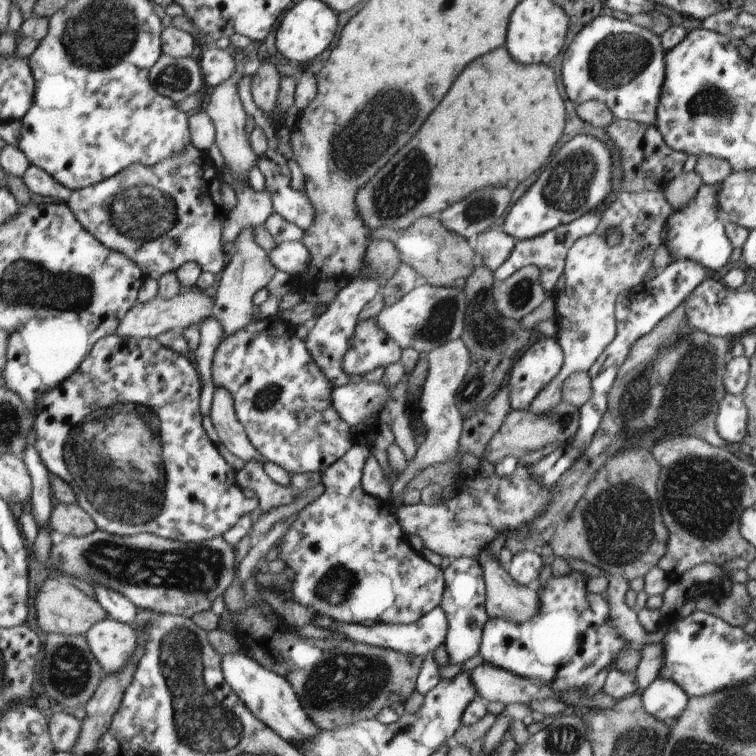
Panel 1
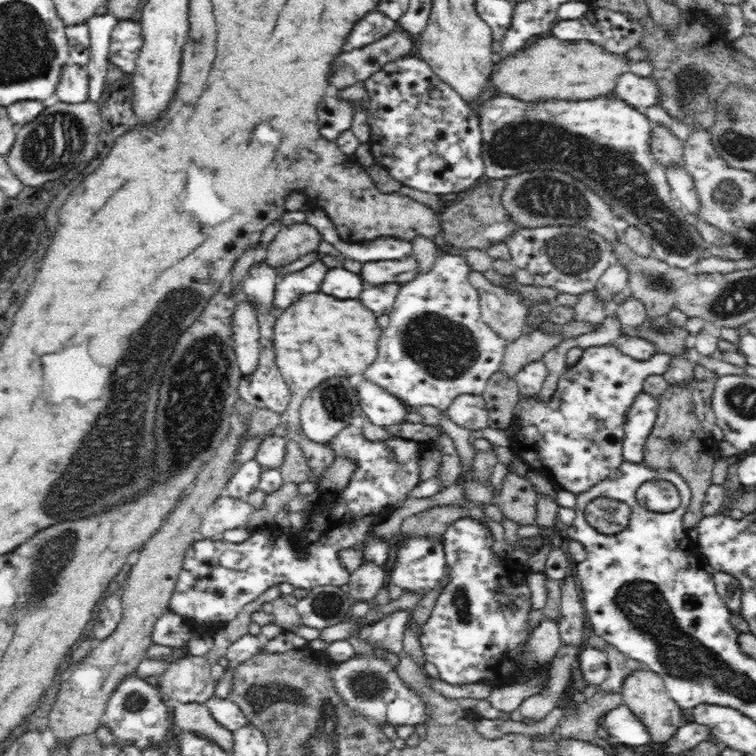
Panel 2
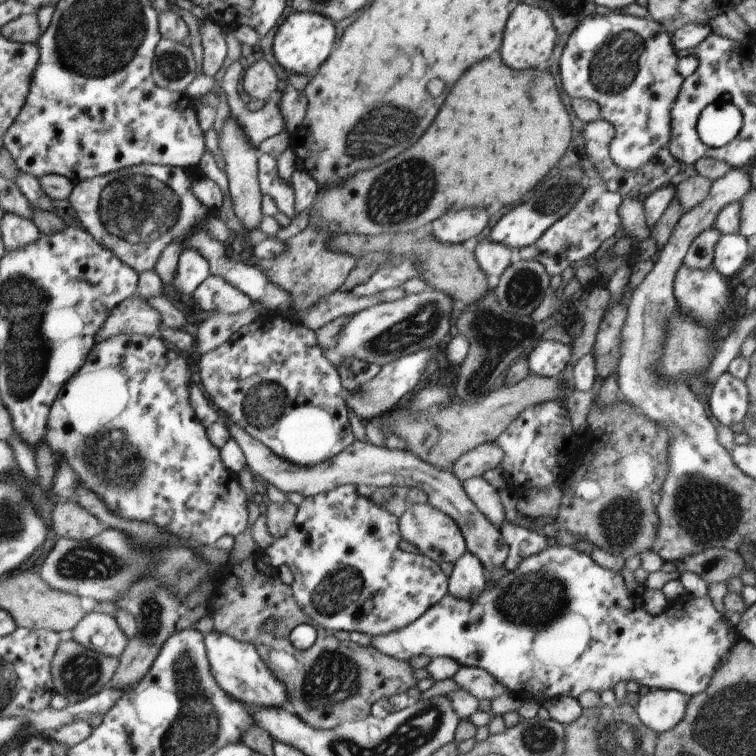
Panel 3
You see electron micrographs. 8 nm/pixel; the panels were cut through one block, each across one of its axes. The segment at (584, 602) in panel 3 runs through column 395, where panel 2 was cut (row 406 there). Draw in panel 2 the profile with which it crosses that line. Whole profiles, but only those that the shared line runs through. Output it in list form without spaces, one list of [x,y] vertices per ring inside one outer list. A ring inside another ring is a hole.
[[[644,391],[636,396],[625,416],[623,459],[632,464],[642,463],[644,447],[657,419],[658,400]]]

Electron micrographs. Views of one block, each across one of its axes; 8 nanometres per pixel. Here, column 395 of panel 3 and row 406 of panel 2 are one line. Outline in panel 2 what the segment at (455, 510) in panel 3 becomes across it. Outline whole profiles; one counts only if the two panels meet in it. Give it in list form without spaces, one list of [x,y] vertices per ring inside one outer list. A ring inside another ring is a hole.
[[[461,394],[447,408],[447,414],[452,422],[478,431],[488,427],[488,411],[483,395]]]

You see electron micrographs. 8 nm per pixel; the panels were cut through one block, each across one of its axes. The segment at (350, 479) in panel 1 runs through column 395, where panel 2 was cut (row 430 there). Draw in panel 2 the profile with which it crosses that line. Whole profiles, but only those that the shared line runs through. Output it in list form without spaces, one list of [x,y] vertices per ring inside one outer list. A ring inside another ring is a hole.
[[[606,344],[602,346],[591,346],[583,349],[583,354],[579,361],[572,367],[568,367],[566,371],[560,375],[560,382],[558,382],[558,390],[552,394],[552,398],[548,402],[540,400],[540,398],[522,398],[518,402],[518,406],[515,406],[514,416],[515,421],[511,429],[515,429],[513,433],[508,433],[509,446],[505,453],[513,453],[516,456],[520,456],[528,466],[534,468],[534,470],[540,470],[543,474],[548,474],[552,478],[552,482],[556,486],[562,486],[564,491],[571,493],[572,497],[576,495],[582,495],[584,492],[590,491],[593,487],[596,487],[599,483],[602,483],[605,479],[612,476],[613,472],[624,463],[623,459],[623,438],[624,438],[624,423],[625,416],[628,410],[632,407],[632,402],[636,399],[636,396],[642,392],[642,384],[650,374],[663,375],[668,368],[672,354],[656,353],[652,358],[648,360],[636,360],[630,356],[626,356],[623,352],[617,350],[613,344]]]

